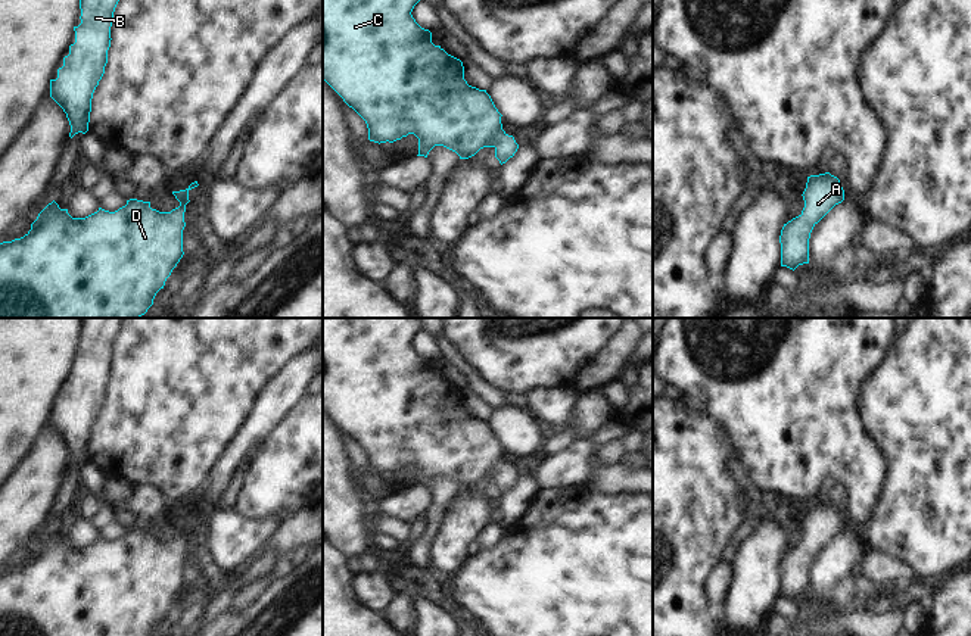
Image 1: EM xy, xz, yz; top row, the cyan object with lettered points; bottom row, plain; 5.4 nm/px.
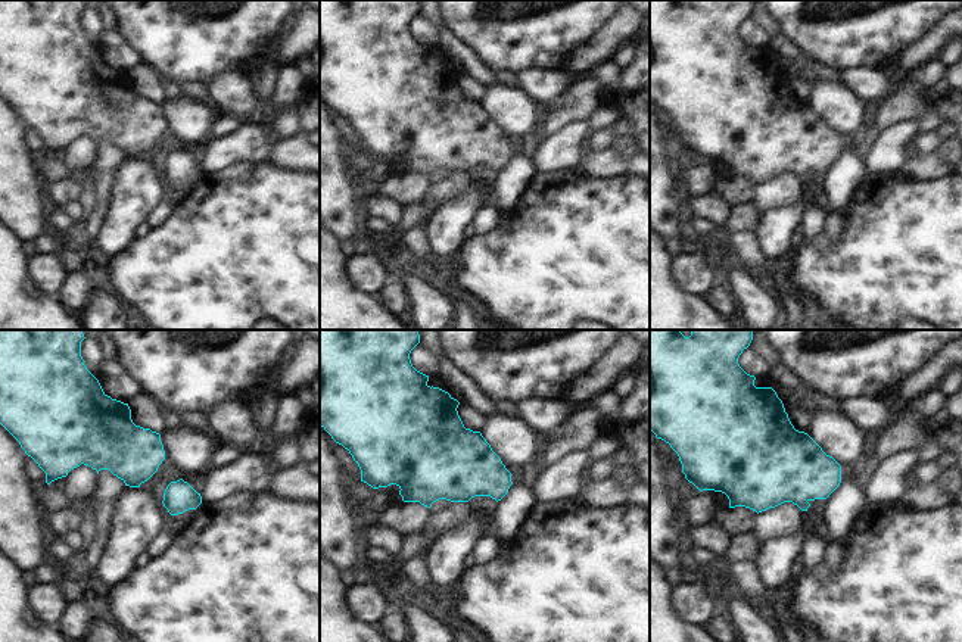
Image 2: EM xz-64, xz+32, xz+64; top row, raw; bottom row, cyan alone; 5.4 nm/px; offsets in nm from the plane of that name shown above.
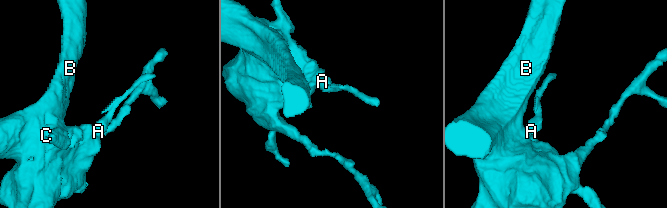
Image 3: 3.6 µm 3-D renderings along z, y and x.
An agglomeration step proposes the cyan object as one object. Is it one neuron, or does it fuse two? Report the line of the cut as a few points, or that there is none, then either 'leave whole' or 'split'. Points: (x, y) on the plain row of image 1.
no cut; leave whole

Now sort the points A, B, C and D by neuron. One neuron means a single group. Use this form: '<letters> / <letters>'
A B C D

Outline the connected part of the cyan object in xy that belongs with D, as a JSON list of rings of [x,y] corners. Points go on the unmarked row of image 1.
[[[194,511],[186,520],[172,521],[180,536],[171,542],[159,542],[150,537],[150,531],[130,529],[125,536],[115,542],[99,537],[97,542],[85,548],[72,548],[68,539],[60,539],[53,530],[38,543],[37,549],[31,554],[31,559],[24,567],[0,573],[0,636],[152,636],[156,623],[164,618],[166,608],[184,584],[184,542],[186,534],[190,531],[189,521],[197,515],[197,511]]]

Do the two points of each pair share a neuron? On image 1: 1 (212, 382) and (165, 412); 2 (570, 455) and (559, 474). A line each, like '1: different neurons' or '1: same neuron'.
1: same neuron
2: same neuron

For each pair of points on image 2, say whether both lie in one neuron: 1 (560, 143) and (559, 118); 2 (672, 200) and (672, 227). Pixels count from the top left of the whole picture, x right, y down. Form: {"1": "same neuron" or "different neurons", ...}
{"1": "different neurons", "2": "same neuron"}

